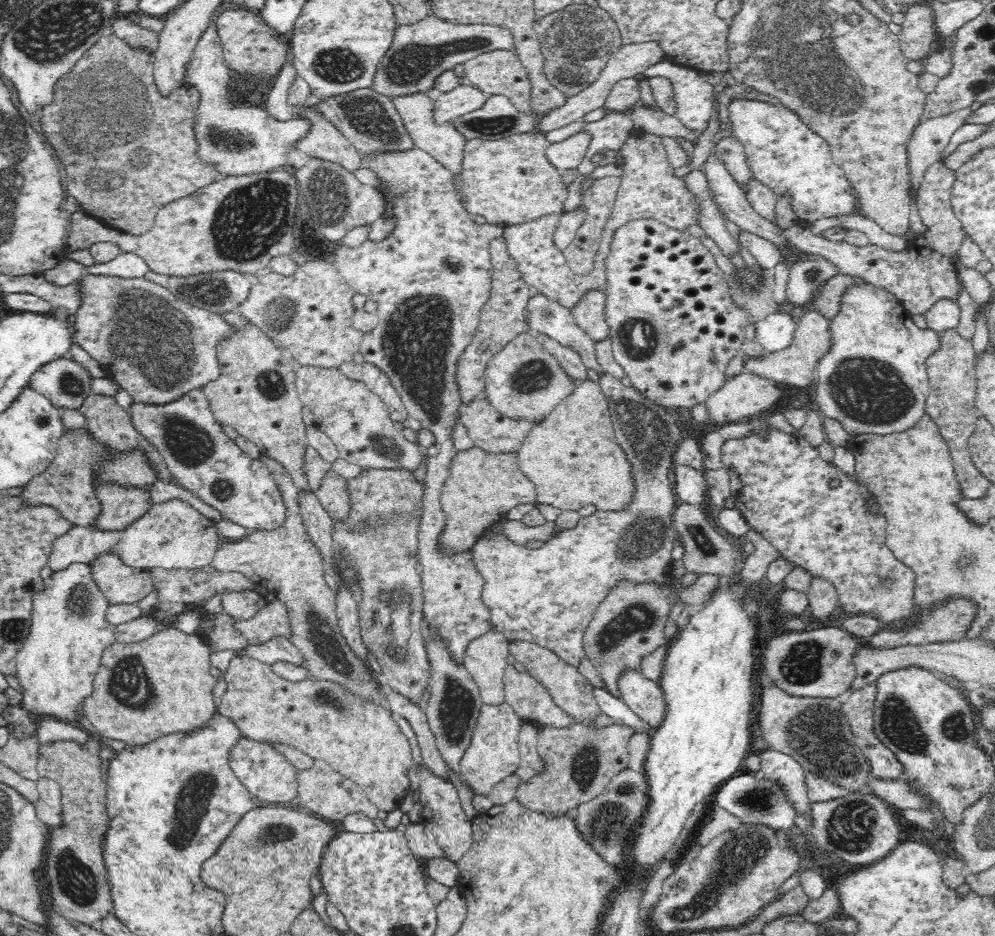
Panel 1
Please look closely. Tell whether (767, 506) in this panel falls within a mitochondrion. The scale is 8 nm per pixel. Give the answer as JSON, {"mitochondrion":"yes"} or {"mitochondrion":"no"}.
{"mitochondrion":"no"}

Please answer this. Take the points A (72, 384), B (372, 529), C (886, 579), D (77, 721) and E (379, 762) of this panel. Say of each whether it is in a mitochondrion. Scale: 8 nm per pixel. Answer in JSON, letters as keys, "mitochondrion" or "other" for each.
{"A":"mitochondrion","B":"mitochondrion","C":"mitochondrion","D":"other","E":"other"}

